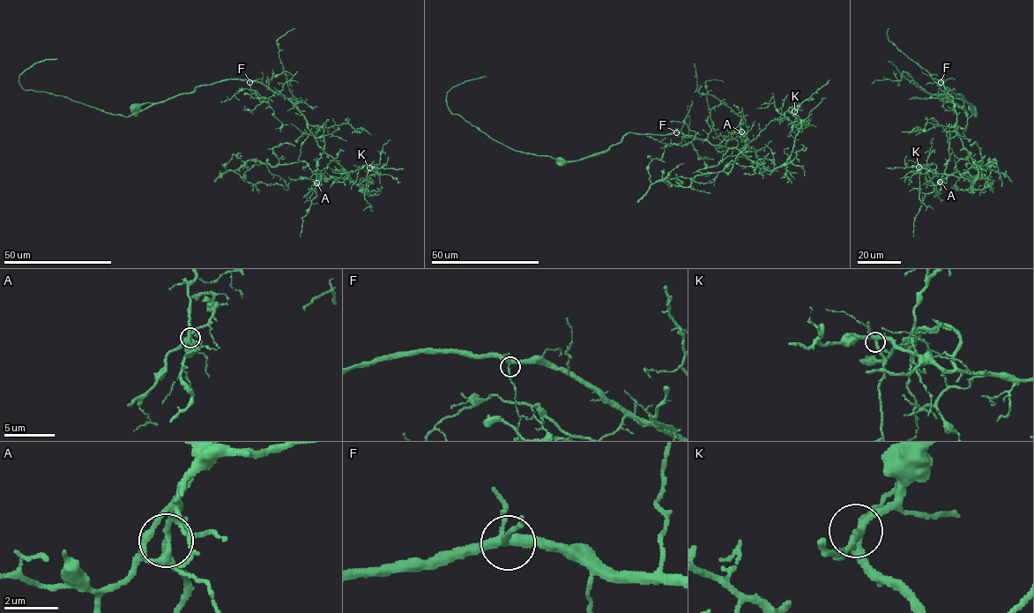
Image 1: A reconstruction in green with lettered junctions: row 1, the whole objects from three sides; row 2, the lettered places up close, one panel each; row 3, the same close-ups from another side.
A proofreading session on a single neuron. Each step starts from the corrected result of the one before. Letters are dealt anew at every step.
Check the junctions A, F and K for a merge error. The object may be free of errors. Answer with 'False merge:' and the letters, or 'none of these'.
False merge: A

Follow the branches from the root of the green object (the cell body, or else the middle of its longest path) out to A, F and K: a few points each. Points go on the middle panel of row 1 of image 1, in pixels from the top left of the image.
A: (562, 162), (606, 151), (629, 132), (682, 132), (712, 145), (740, 149), (750, 142), (742, 140), (741, 131)
F: (562, 162), (578, 160), (606, 151), (629, 132), (676, 132)
K: (562, 162), (606, 151), (629, 132), (682, 132), (736, 148), (773, 170), (792, 150), (801, 126), (794, 111)

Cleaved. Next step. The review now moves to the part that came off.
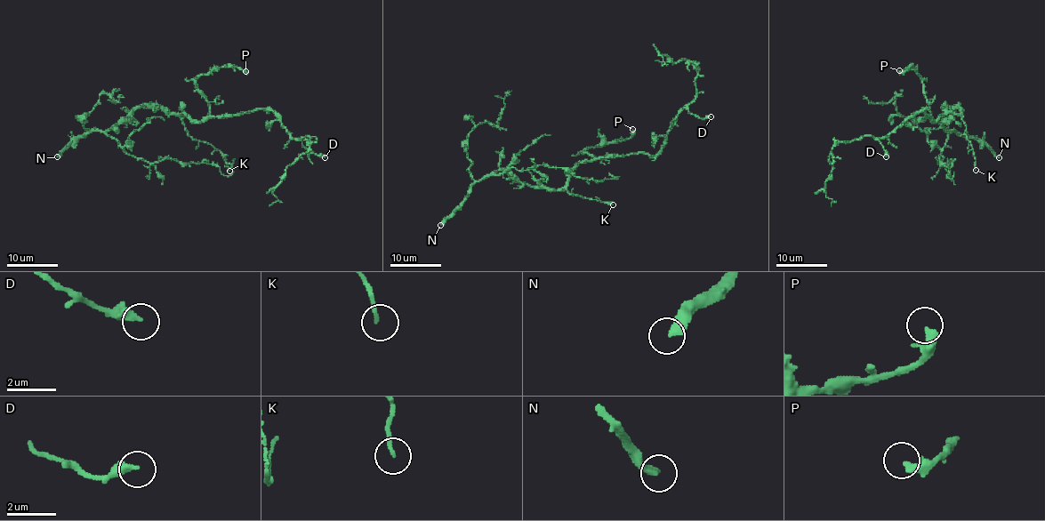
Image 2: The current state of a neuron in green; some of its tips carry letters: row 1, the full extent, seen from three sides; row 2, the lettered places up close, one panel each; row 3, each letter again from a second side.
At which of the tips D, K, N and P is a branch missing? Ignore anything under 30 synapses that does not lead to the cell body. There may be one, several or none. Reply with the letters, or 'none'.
N

